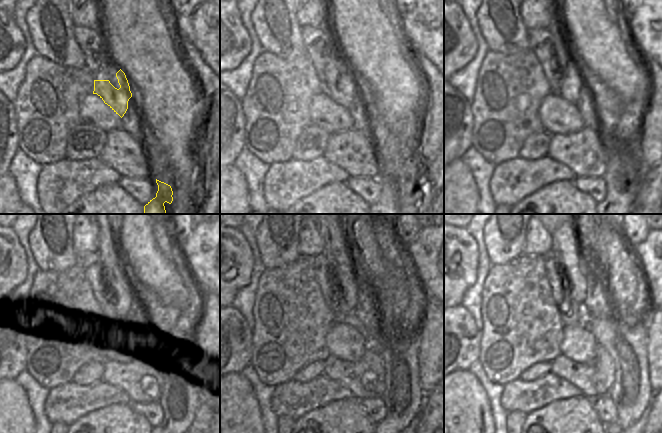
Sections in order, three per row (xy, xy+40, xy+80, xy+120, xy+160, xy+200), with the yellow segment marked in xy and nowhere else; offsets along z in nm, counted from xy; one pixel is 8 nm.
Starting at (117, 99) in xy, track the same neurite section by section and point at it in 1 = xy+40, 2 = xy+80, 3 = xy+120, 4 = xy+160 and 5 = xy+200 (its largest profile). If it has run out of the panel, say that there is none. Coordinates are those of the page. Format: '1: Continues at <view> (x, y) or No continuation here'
1: Continues at xy+40 (342, 92)
2: Continues at xy+80 (571, 75)
3: Continues at xy+120 (122, 286)
4: Continues at xy+160 (350, 278)
5: Continues at xy+200 (626, 339)

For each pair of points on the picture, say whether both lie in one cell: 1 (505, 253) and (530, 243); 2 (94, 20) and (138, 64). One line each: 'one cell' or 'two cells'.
1: two cells
2: two cells

